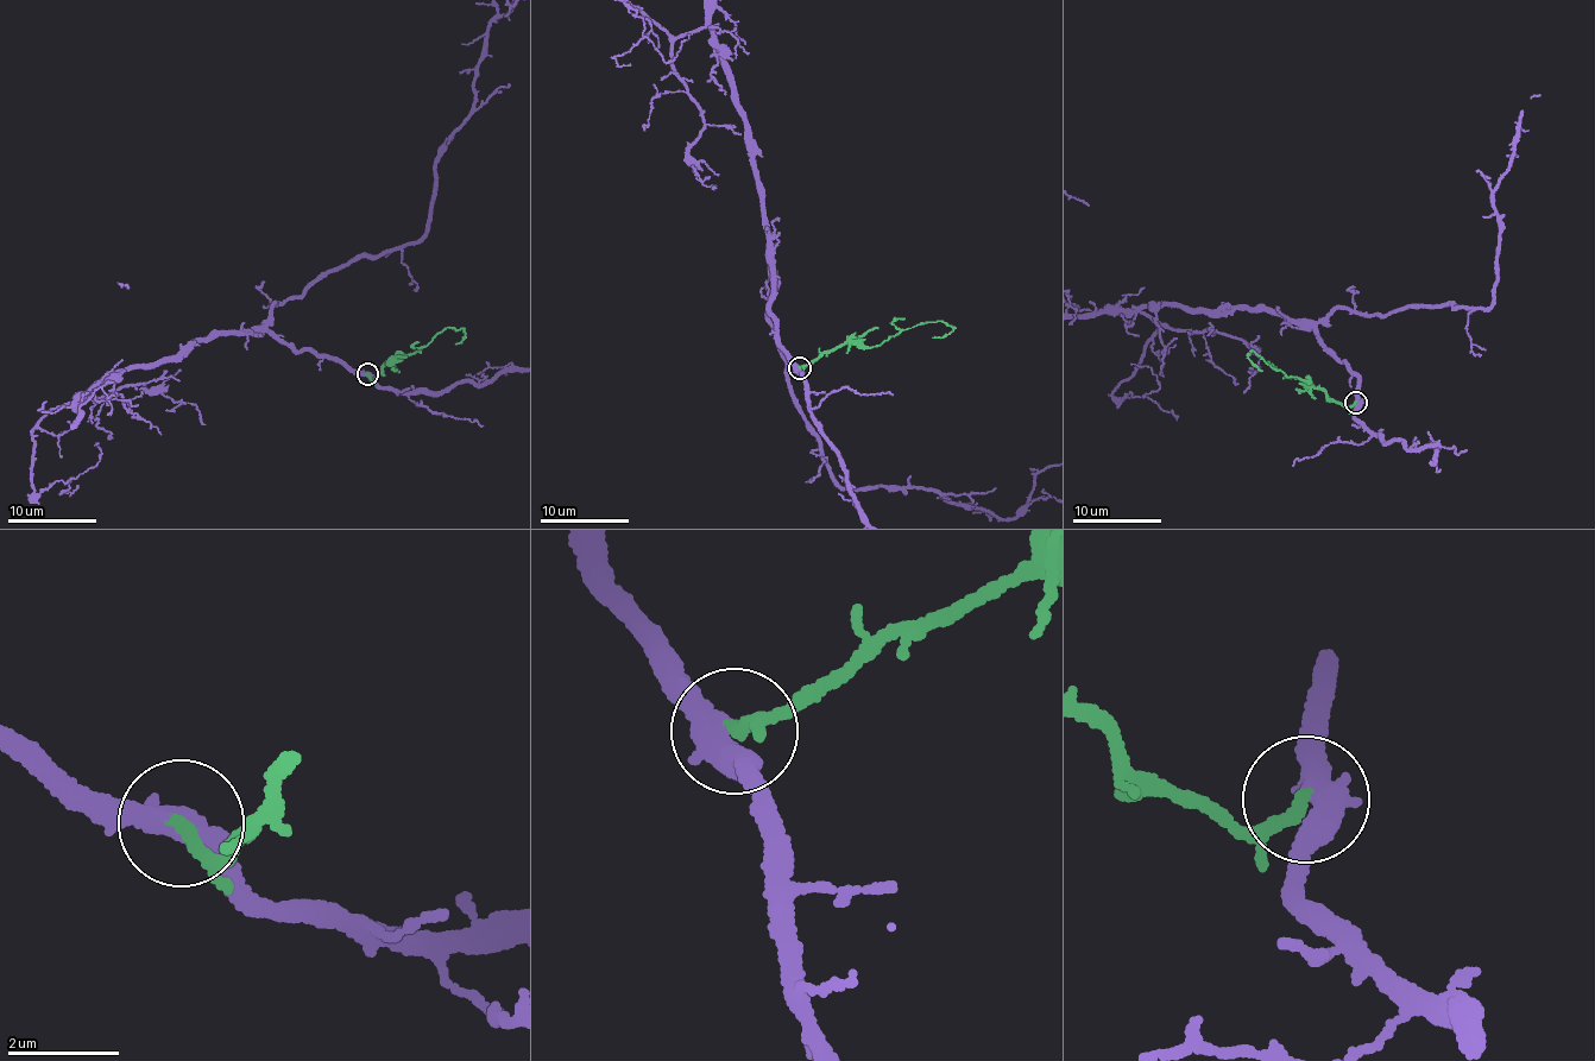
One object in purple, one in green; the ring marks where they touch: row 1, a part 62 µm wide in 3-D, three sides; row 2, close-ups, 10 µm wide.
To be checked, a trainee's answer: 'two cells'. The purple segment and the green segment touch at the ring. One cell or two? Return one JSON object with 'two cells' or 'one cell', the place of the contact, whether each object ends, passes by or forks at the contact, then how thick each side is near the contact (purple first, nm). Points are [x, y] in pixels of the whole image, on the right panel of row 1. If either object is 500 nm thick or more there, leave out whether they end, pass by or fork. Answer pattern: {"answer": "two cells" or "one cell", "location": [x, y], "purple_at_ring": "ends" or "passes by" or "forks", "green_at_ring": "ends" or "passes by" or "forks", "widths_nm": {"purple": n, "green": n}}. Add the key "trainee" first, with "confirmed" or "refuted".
{"trainee": "refuted", "answer": "one cell", "location": [1356, 402], "purple_at_ring": "passes by", "green_at_ring": "ends", "widths_nm": {"purple": 460, "green": 240}}

